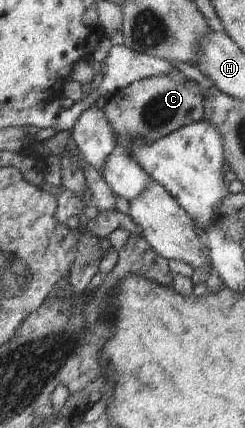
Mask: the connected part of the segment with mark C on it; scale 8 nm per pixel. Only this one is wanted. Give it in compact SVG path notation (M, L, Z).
M175 69L170 73L135 81L131 86L114 93L103 107L110 125L116 134L119 151L132 156L132 150L139 143L158 141L160 138L184 126L205 120L205 90L196 81L188 80L183 72Z

